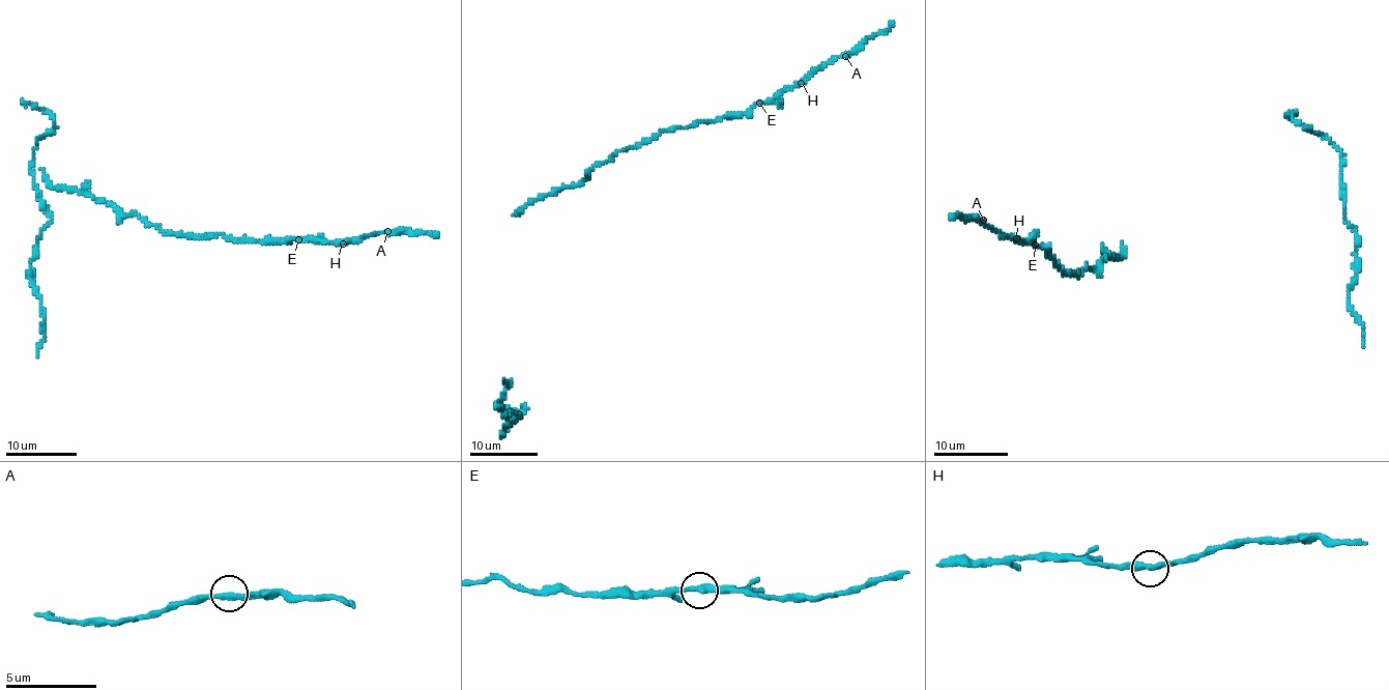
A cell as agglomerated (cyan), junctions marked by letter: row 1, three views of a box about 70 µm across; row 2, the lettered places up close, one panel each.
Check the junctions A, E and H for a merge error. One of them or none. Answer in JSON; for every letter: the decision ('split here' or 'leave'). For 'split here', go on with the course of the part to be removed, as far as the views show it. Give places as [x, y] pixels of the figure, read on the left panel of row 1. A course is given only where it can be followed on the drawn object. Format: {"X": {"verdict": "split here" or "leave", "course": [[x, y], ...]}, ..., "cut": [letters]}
{"A": {"verdict": "leave"}, "E": {"verdict": "leave"}, "H": {"verdict": "leave"}, "cut": []}

